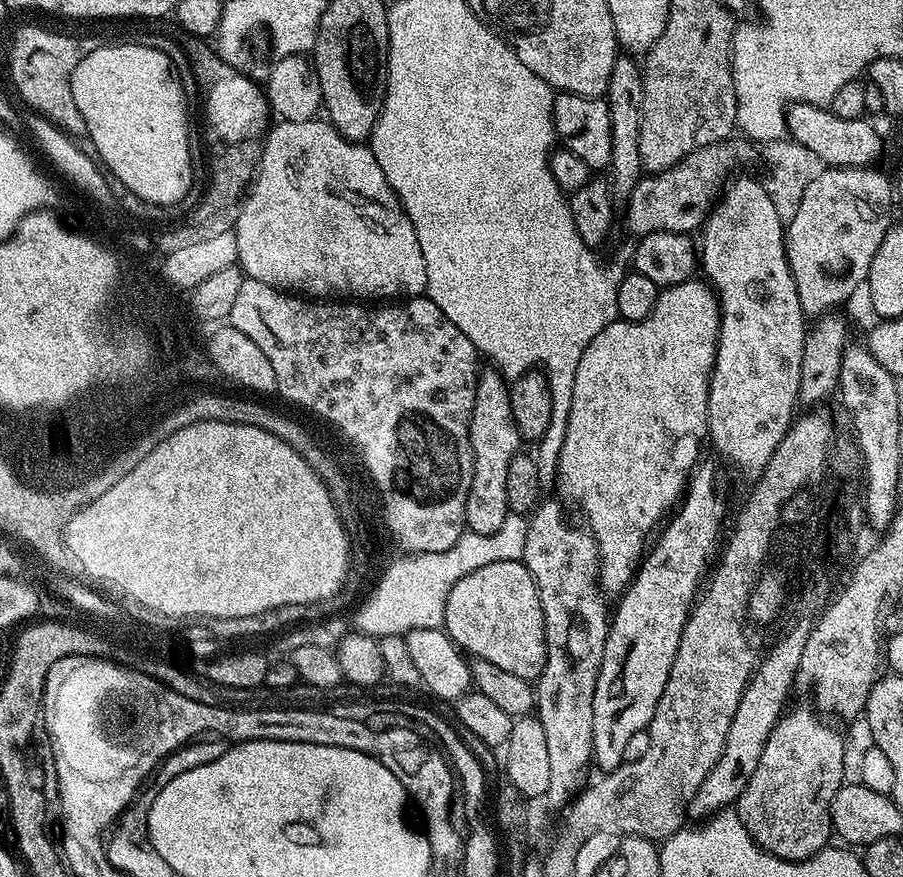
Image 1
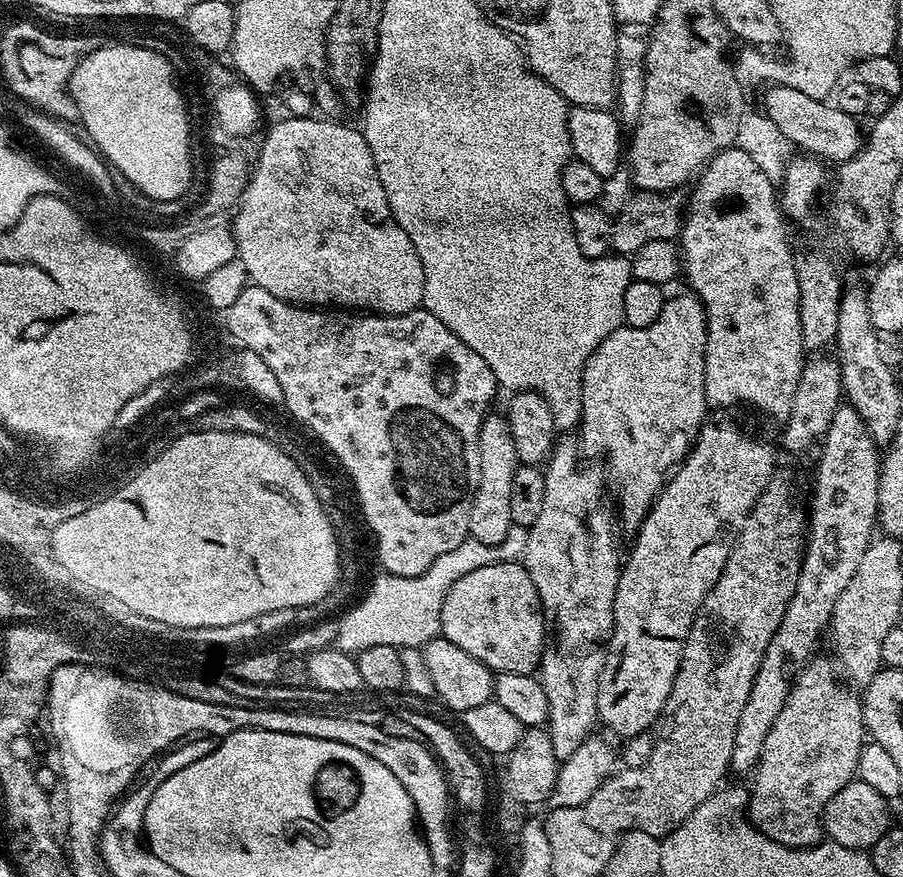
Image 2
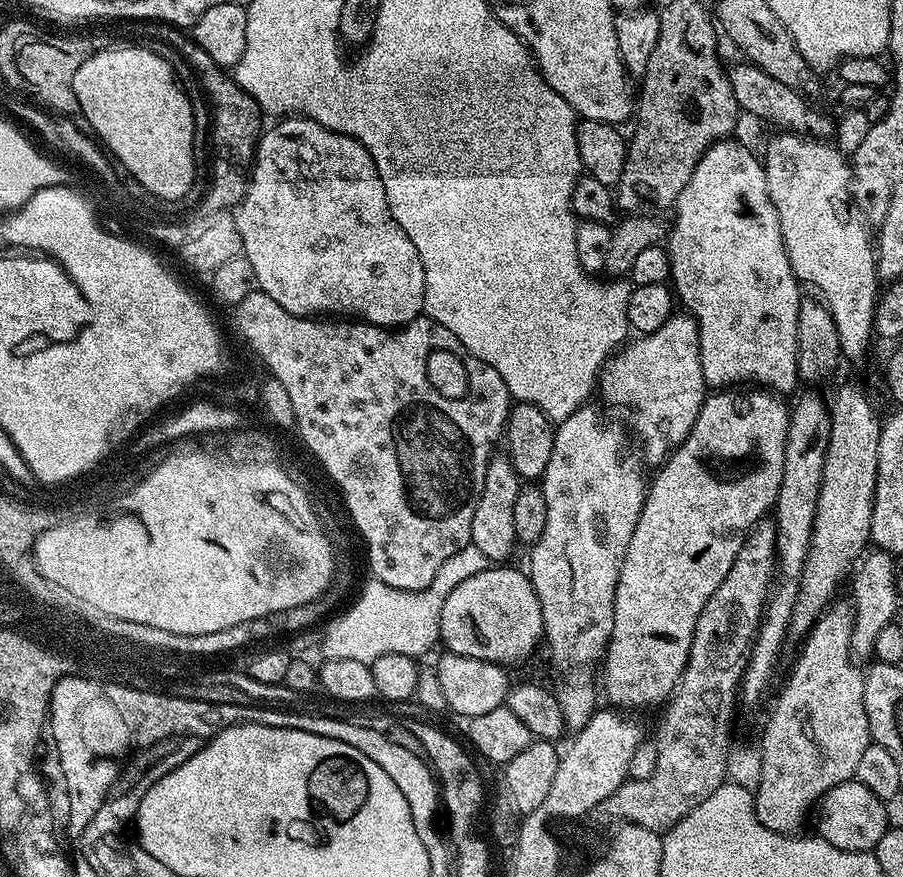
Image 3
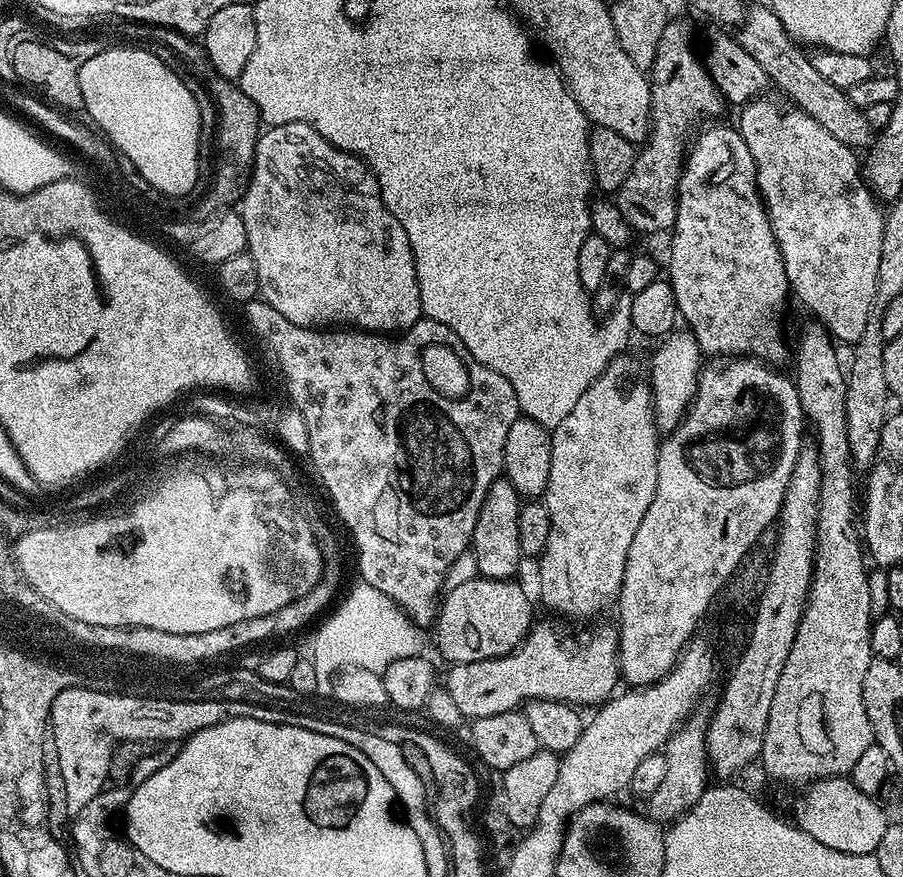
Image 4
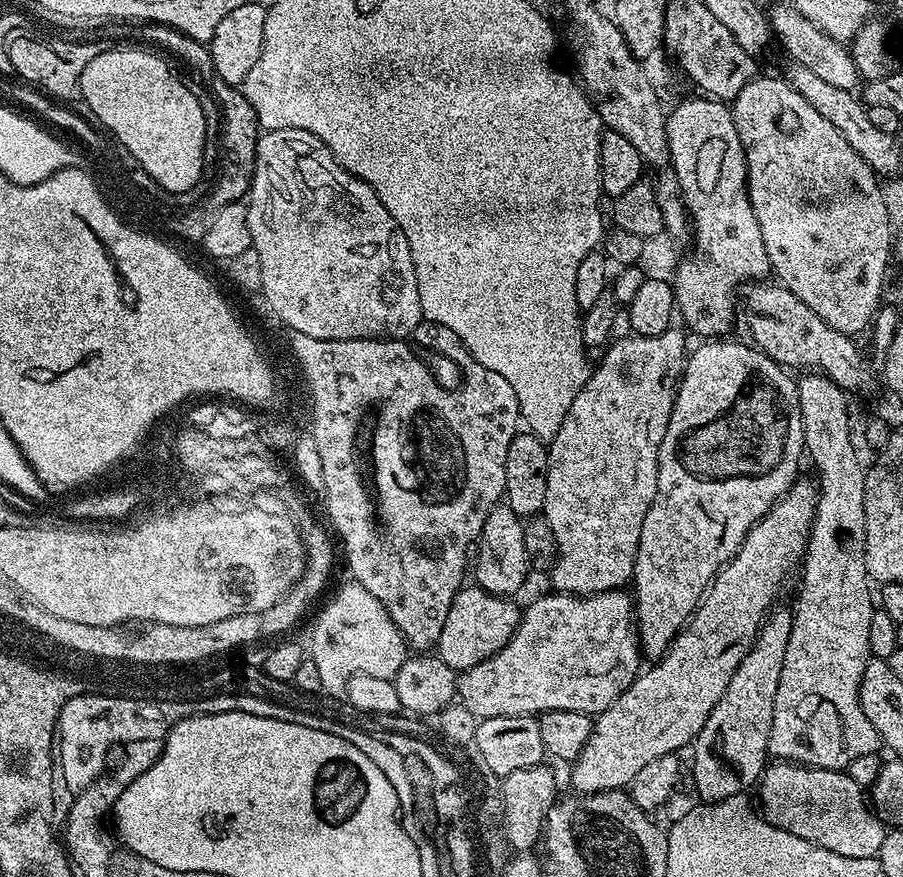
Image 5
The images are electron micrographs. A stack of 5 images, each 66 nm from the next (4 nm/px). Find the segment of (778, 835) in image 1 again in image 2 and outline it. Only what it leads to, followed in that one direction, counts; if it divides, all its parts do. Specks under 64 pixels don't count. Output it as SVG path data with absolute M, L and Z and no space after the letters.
M812 658L799 672L785 706L779 711L778 718L766 735L760 761L754 769L756 777L750 783L746 809L748 819L758 831L766 834L766 838L787 848L813 848L821 843L826 802L830 802L830 798L834 798L834 794L838 794L838 790L842 790L842 786L846 786L856 776L858 754L866 743L861 697L857 693L855 696L851 687L841 683L833 665L829 664Z

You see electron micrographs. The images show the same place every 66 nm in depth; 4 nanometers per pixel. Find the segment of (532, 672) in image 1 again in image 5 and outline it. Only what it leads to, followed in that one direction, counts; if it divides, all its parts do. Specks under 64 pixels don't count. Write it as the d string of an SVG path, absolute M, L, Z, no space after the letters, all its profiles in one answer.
M479 586L461 587L459 594L446 614L446 626L438 638L435 651L446 666L463 670L481 664L498 650L502 650L512 641L516 627L520 625L521 609L512 605L513 601L506 596L495 596Z

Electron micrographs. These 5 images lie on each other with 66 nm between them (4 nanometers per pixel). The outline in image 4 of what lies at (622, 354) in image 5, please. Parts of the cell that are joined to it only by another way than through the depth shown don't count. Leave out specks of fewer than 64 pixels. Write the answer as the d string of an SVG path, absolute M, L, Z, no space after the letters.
M624 354L617 356L609 364L608 369L592 383L590 390L586 390L586 394L582 394L582 398L578 398L574 410L570 410L570 414L566 414L566 418L562 418L562 422L557 428L551 429L550 482L542 497L543 503L547 504L550 510L550 542L546 542L546 550L538 558L538 564L540 564L540 600L550 611L557 612L557 614L552 614L557 617L565 616L565 618L560 617L565 621L595 621L597 618L603 617L600 615L611 604L613 607L619 601L622 578L626 574L626 554L630 554L630 542L634 542L634 533L638 531L638 526L642 523L646 510L650 510L650 502L654 498L654 490L658 486L658 454L662 440L658 435L656 419L652 417L652 389L647 383L628 384L628 376L635 374L636 364L632 360L627 360L626 357L627 355Z

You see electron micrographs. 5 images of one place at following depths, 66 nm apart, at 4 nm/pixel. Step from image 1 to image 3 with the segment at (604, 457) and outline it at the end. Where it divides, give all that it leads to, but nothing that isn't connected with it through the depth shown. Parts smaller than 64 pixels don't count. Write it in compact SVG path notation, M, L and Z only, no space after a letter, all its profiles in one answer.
M673 314L666 326L658 326L658 330L629 339L623 347L608 357L608 361L601 368L598 392L604 395L606 403L621 404L632 411L632 424L636 427L637 434L644 439L643 455L648 455L655 462L663 461L673 446L684 443L686 434L690 434L694 426L694 418L698 418L698 410L704 404L706 385L700 361L696 319L687 314Z

